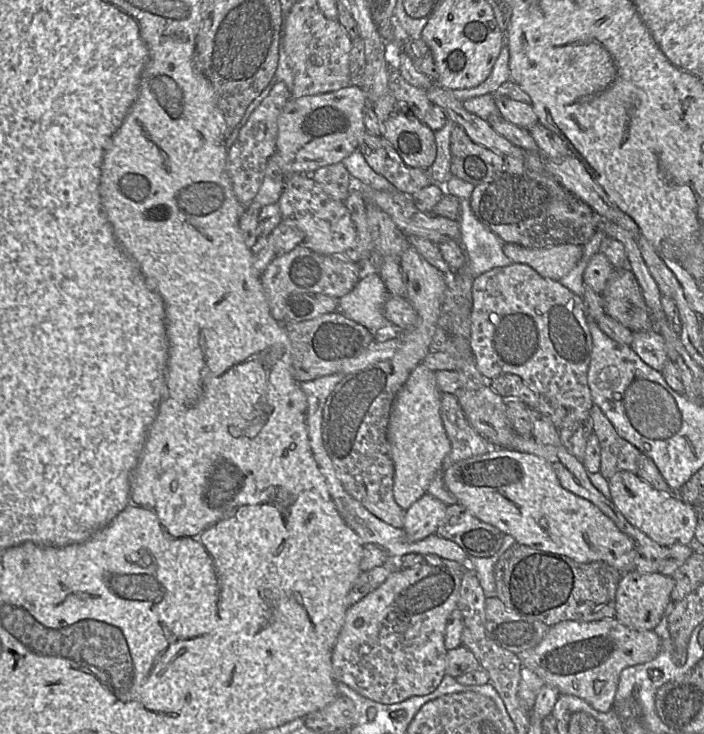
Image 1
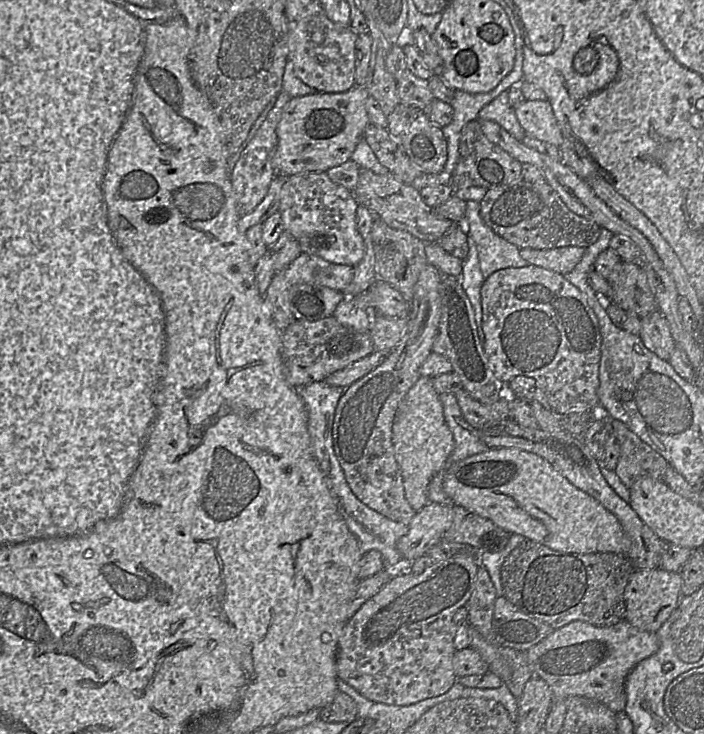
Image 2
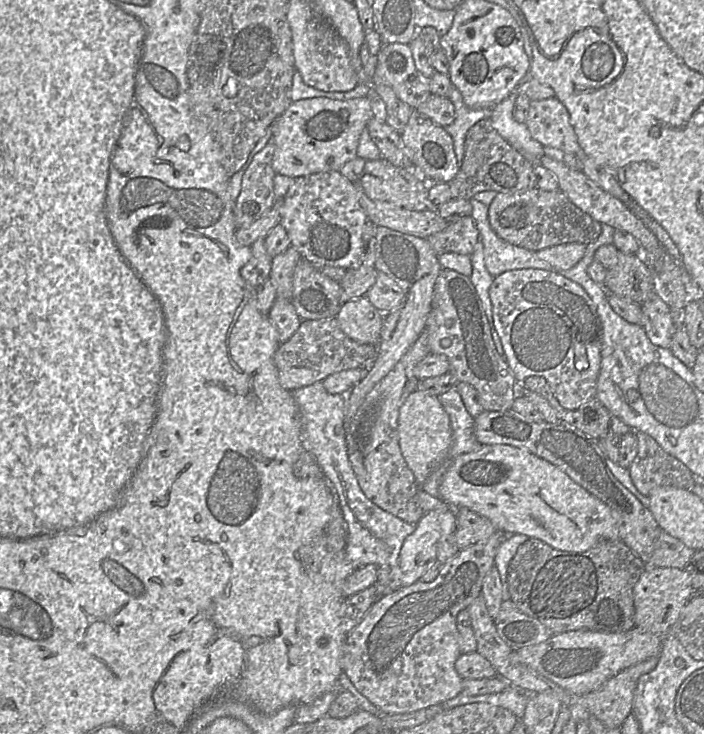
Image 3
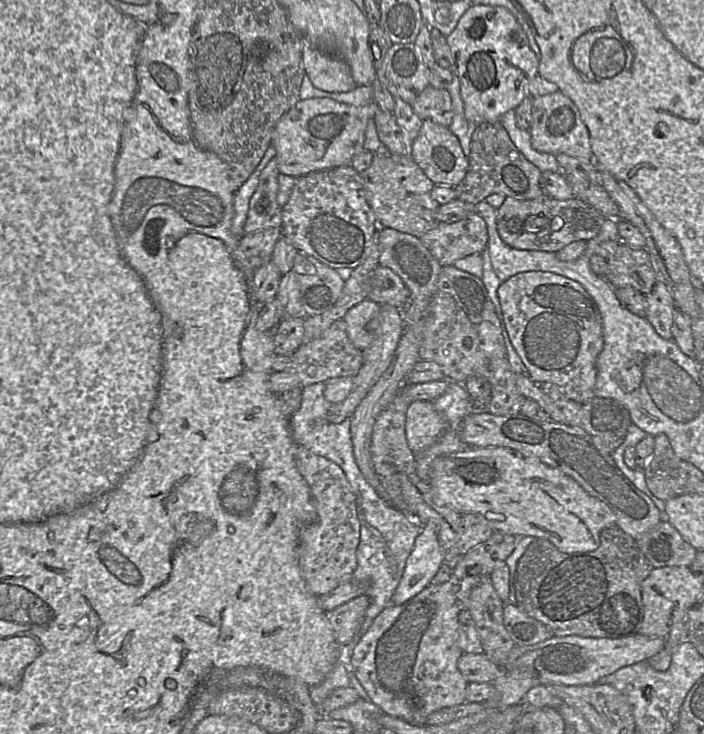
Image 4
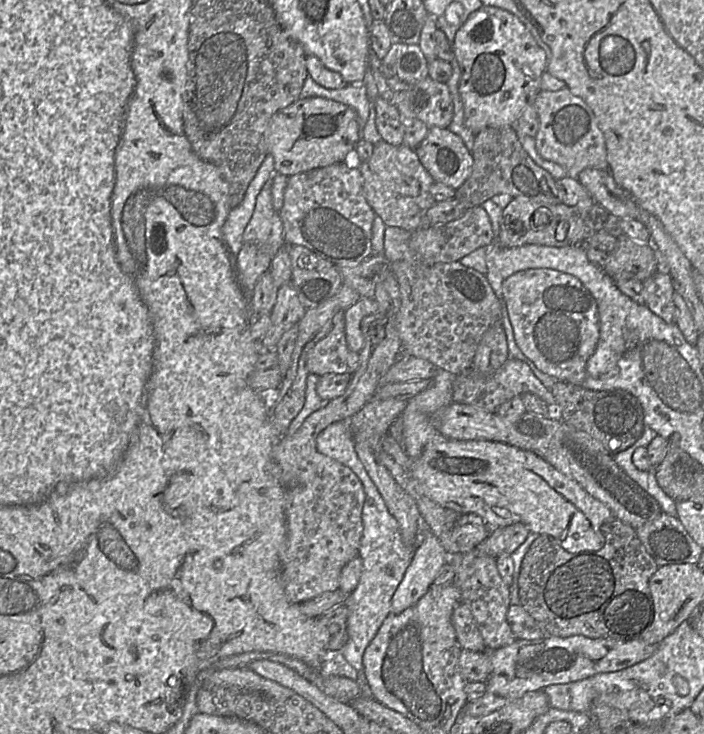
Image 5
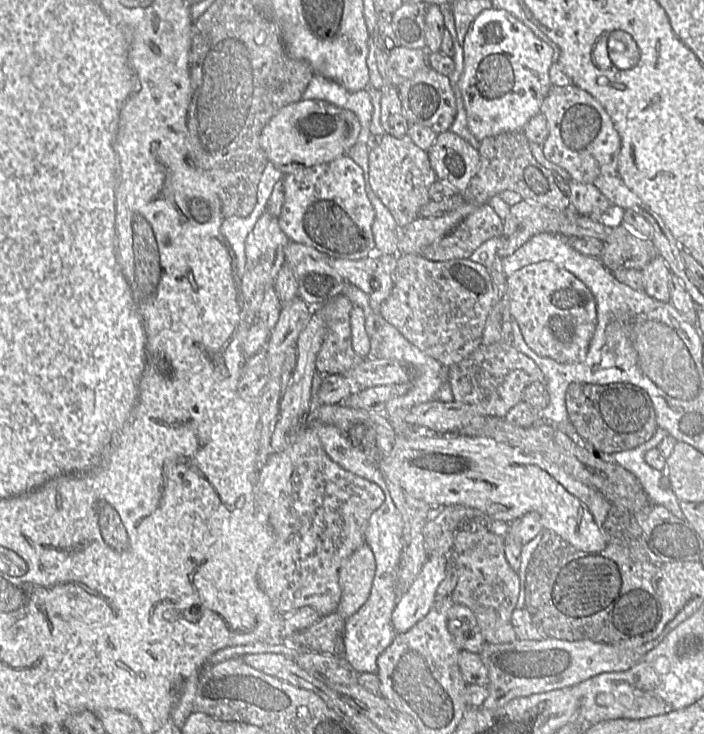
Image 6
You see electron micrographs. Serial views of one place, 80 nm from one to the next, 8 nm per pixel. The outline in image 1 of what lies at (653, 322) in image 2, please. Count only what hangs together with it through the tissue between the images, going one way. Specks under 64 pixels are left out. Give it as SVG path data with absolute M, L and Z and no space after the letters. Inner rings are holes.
M655 329L634 333L631 349L650 367L662 371L669 360L664 337Z

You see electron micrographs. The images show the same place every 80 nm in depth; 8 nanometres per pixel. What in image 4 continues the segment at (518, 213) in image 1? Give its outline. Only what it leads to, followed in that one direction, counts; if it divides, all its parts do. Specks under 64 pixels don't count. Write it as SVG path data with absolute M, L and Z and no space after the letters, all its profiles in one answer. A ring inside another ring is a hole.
M549 195L525 200L506 197L496 215L497 231L505 244L520 250L548 252L557 252L574 241L589 241L600 232L606 220L598 210L580 199L558 200ZM533 216L538 217L530 223ZM543 218L547 219L546 223L540 222Z

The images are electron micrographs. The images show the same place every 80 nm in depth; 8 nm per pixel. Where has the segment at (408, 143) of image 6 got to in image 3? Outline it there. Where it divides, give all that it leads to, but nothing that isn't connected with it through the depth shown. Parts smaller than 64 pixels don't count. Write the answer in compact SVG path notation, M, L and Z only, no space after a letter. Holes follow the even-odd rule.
M384 158L367 160L356 181L361 205L370 221L405 234L427 239L448 226L429 197L430 186L423 181L425 175L416 167L398 167Z

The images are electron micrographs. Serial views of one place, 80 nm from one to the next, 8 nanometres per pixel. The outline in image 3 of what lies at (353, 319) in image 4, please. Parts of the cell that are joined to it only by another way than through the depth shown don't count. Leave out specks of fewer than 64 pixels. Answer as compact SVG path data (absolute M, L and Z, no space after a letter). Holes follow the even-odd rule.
M361 297L342 304L335 318L349 338L374 345L380 337L381 314L366 297Z

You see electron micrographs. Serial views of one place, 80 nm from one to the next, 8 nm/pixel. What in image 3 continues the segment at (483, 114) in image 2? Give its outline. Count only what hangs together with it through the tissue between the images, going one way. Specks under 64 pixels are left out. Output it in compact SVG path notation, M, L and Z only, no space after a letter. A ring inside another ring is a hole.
M512 92L499 104L489 110L488 120L497 132L521 155L533 164L539 164L540 159L545 155L544 147L532 138L525 123L517 122L513 117L514 102L517 93Z

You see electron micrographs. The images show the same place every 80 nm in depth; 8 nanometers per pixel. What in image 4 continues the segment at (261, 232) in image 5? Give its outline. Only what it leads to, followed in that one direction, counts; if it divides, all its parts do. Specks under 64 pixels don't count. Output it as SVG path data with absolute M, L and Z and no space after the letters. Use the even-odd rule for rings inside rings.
M275 157L269 161L259 176L259 183L249 200L244 233L266 228L281 228L282 207L277 203L278 177Z

